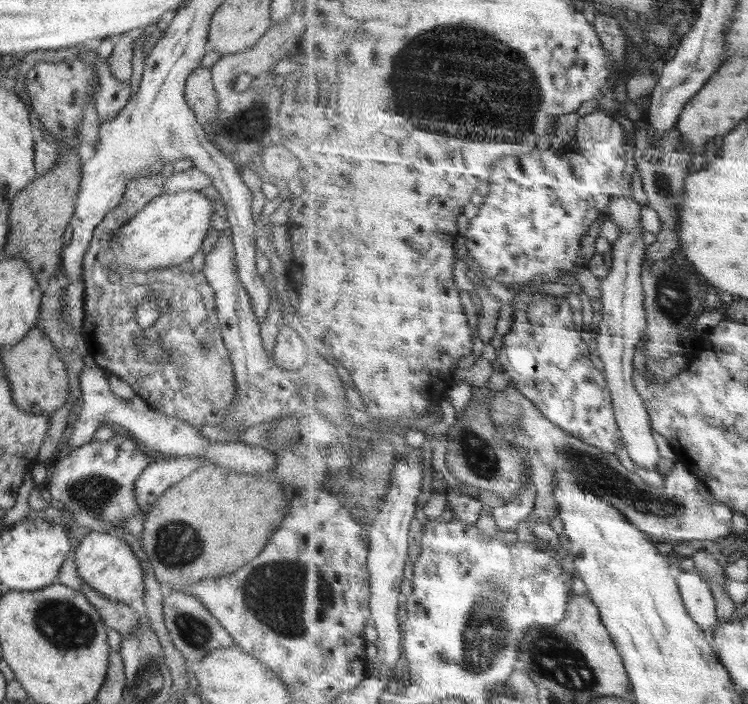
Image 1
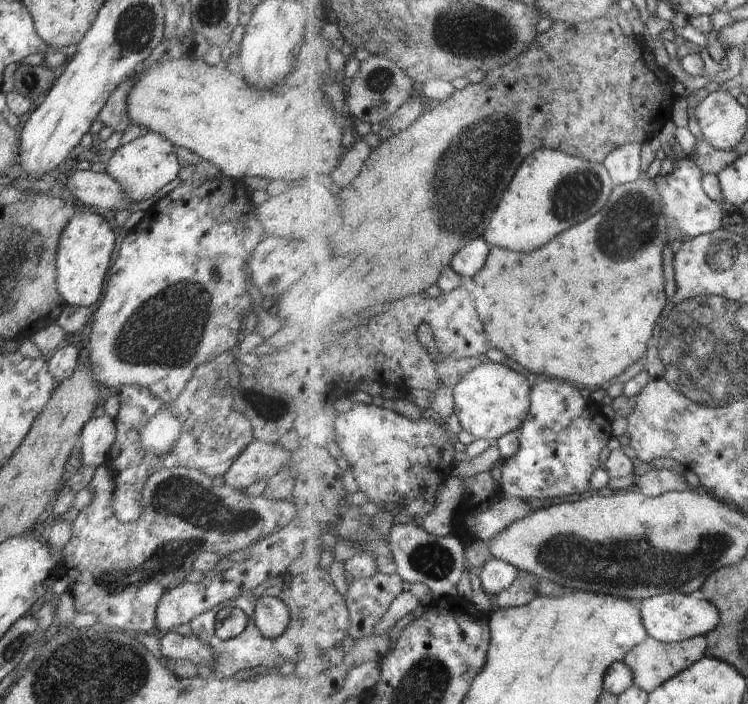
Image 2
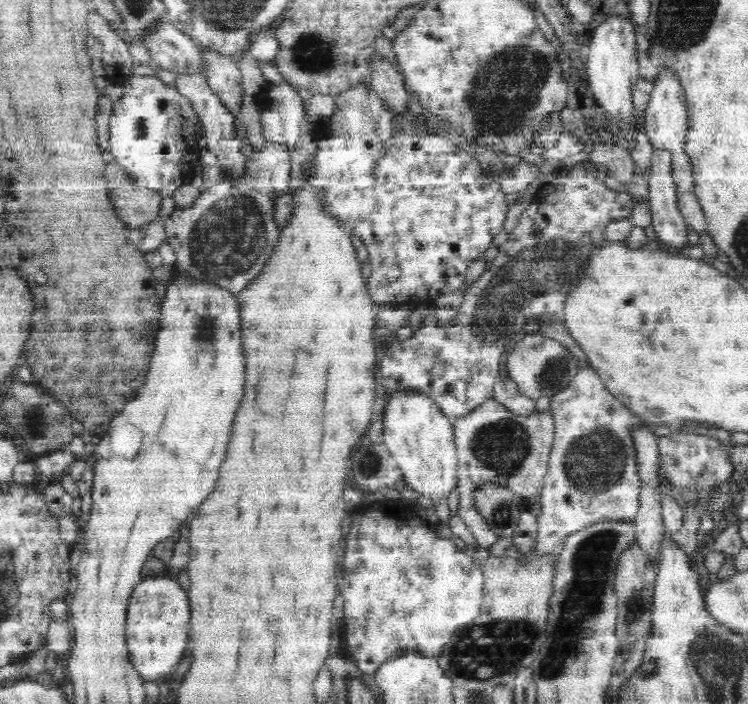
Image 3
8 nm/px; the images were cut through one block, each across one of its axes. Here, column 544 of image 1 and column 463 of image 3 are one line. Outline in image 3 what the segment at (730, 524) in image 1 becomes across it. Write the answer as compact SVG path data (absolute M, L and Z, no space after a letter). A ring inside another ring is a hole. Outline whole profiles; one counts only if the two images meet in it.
M490 396L482 404L474 406L466 414L456 417L454 420L454 438L457 460L457 490L459 491L459 505L457 512L464 519L470 529L478 547L490 548L496 544L499 536L490 528L490 525L480 516L474 507L471 493L480 480L488 480L497 486L508 487L521 497L531 497L539 493L544 486L546 473L550 468L549 456L553 447L555 435L555 422L550 409L545 412L534 411L532 414L516 414L513 410L505 407L501 402Z

